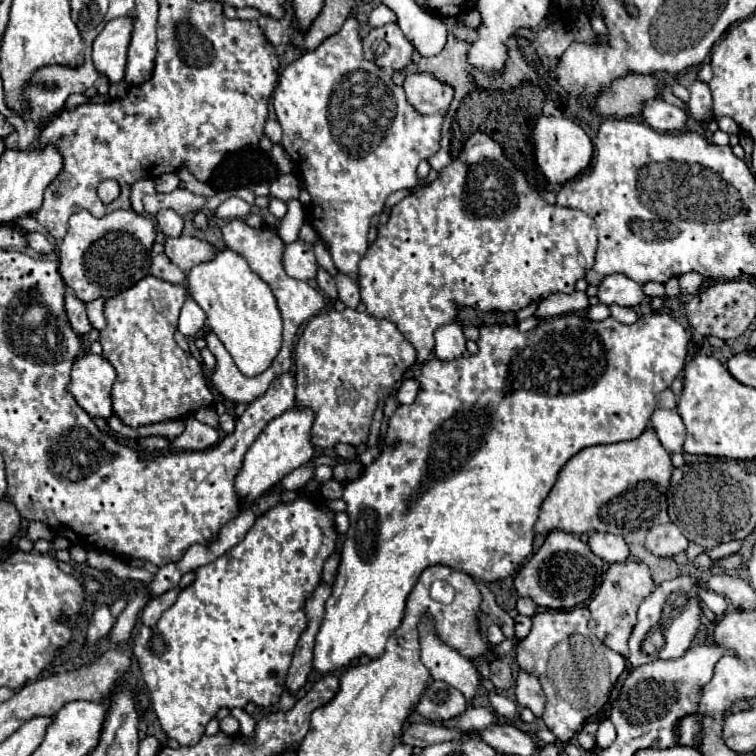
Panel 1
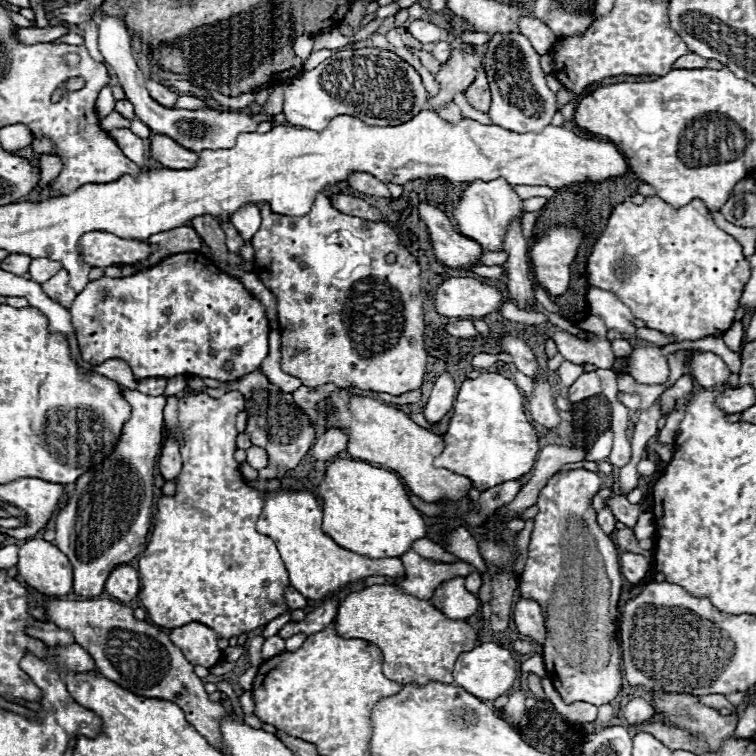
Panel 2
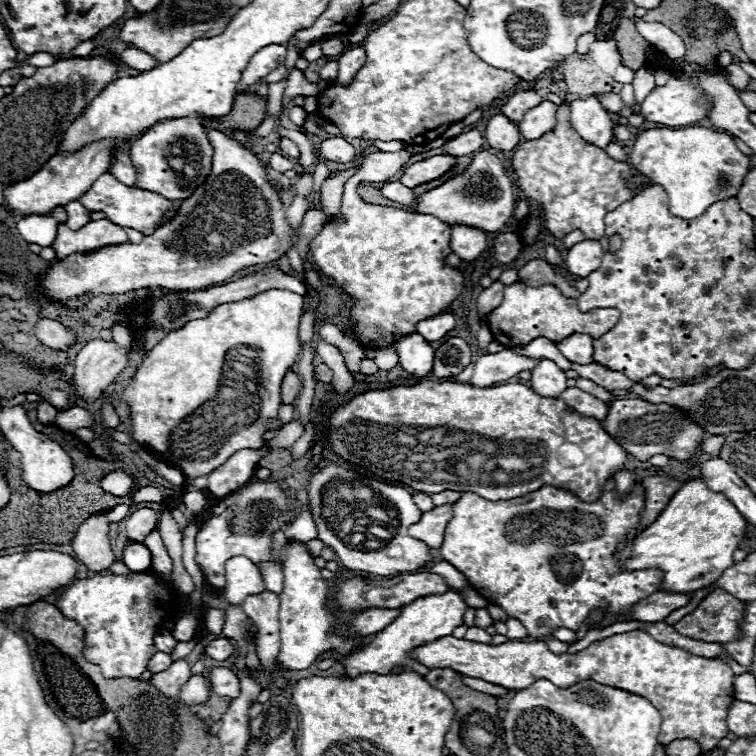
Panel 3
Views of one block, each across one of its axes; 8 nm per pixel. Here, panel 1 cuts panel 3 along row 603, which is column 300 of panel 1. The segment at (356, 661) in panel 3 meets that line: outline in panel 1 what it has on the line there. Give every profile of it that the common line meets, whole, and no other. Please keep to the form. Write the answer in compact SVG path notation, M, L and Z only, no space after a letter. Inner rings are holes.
M288 410L282 416L268 422L268 426L262 430L262 434L256 438L256 442L250 446L250 450L244 456L244 464L238 470L234 478L234 490L240 498L240 502L252 502L258 500L262 494L266 494L274 484L278 484L286 474L290 474L294 468L302 466L306 460L314 456L314 446L310 444L308 432L312 426L312 412L310 410Z

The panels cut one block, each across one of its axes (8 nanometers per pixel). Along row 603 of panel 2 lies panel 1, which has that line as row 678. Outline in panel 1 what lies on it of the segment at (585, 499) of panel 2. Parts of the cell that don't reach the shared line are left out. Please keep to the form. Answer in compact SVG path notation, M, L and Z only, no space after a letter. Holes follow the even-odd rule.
M575 606L574 610L547 609L532 618L532 630L516 646L518 666L534 674L546 696L544 724L562 742L569 742L584 725L586 718L602 710L610 692L626 668L626 660L606 648L588 628L590 610Z

